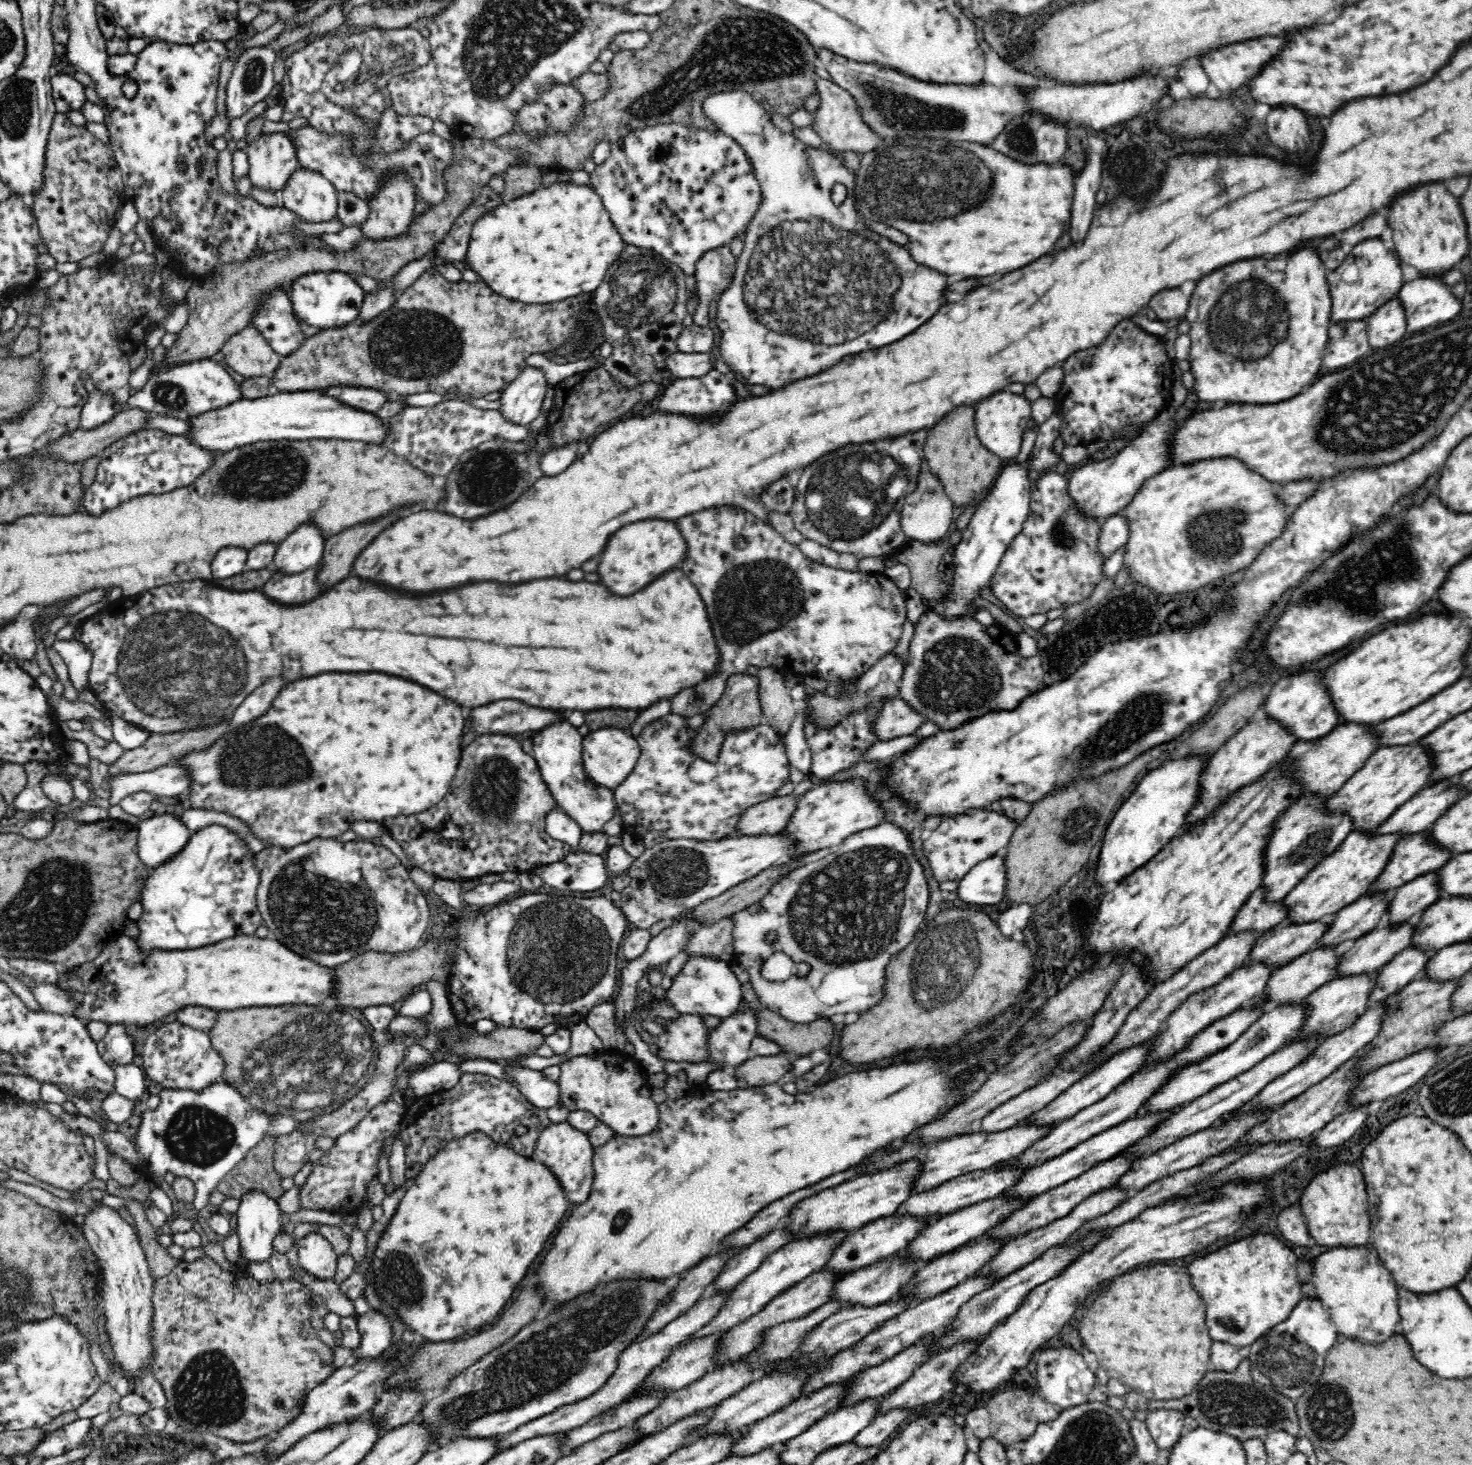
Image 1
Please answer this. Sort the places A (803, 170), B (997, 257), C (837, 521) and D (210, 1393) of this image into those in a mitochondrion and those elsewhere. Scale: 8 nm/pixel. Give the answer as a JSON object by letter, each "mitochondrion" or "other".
{"A":"other","B":"other","C":"mitochondrion","D":"mitochondrion"}

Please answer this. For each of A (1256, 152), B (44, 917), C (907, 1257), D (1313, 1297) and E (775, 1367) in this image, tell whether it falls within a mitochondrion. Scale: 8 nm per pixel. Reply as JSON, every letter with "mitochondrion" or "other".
{"A":"other","B":"mitochondrion","C":"other","D":"other","E":"other"}

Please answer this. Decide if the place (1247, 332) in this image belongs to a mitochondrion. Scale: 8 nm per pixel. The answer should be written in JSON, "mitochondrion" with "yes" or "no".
{"mitochondrion":"yes"}

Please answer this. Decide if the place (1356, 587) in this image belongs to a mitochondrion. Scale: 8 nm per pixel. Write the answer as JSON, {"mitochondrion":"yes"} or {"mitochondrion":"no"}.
{"mitochondrion":"yes"}

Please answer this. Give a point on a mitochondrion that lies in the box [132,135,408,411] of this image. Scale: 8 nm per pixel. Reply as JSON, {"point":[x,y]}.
{"point":[368,167]}

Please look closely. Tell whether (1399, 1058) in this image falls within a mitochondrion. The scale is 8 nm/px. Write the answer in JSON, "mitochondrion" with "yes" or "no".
{"mitochondrion":"no"}

